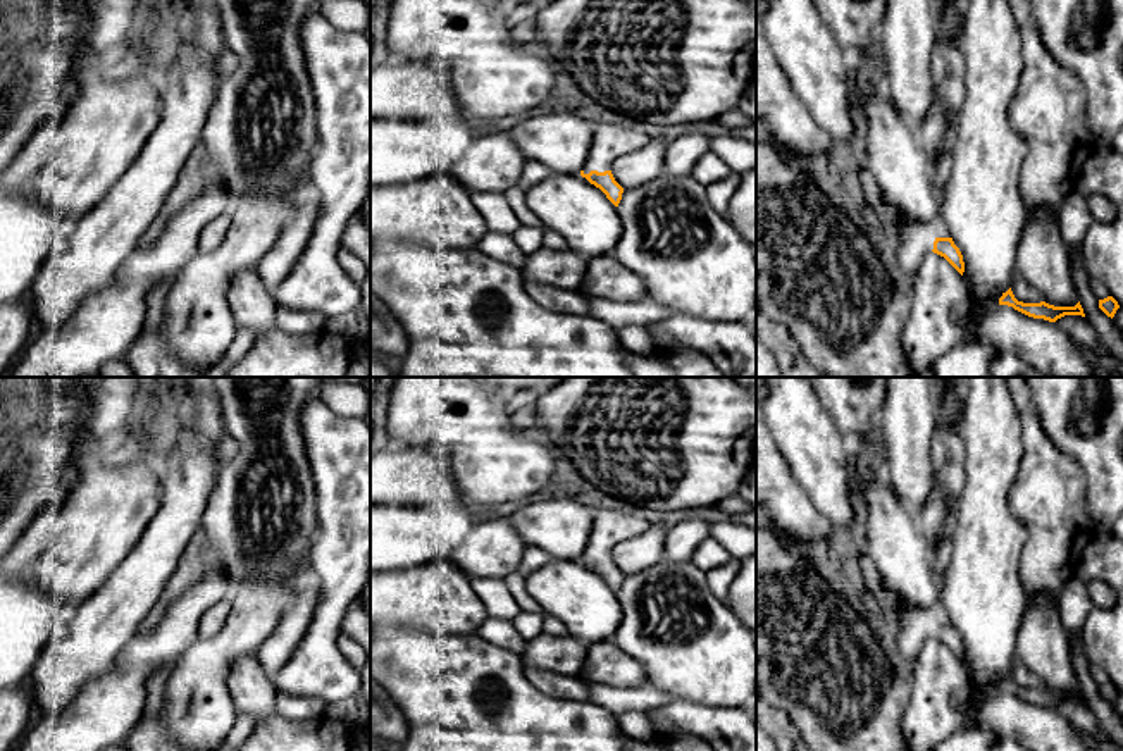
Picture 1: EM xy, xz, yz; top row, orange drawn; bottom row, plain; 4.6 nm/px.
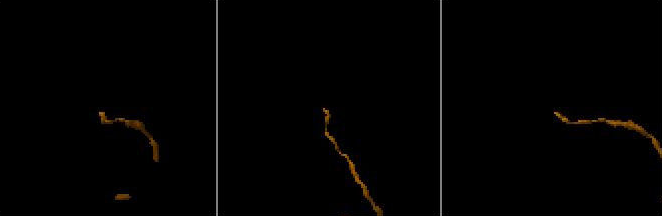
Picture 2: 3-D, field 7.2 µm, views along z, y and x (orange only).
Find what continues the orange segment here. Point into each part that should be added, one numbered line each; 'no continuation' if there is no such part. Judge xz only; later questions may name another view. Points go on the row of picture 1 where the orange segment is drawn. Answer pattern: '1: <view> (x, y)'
1: xz (608, 142)

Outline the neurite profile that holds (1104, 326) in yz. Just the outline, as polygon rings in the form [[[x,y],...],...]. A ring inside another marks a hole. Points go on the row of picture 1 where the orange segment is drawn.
[[[1078,248],[1070,250],[1070,267],[1073,282],[1078,291],[1078,300],[1085,319],[1094,326],[1099,338],[1106,343],[1109,351],[1123,362],[1123,338],[1111,317],[1099,308],[1099,300],[1090,288],[1090,277],[1085,269],[1083,253]]]

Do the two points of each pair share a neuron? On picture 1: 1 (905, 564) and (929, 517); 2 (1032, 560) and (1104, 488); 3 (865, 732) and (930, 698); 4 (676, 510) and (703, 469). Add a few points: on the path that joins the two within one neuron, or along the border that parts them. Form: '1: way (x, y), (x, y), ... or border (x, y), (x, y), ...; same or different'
1: border (915, 514), (915, 522), (930, 552); different
2: border (1077, 464), (1084, 472), (1087, 515), (1096, 529); different
3: border (913, 672), (901, 732); different
4: way (679, 500), (682, 490), (693, 479); same

